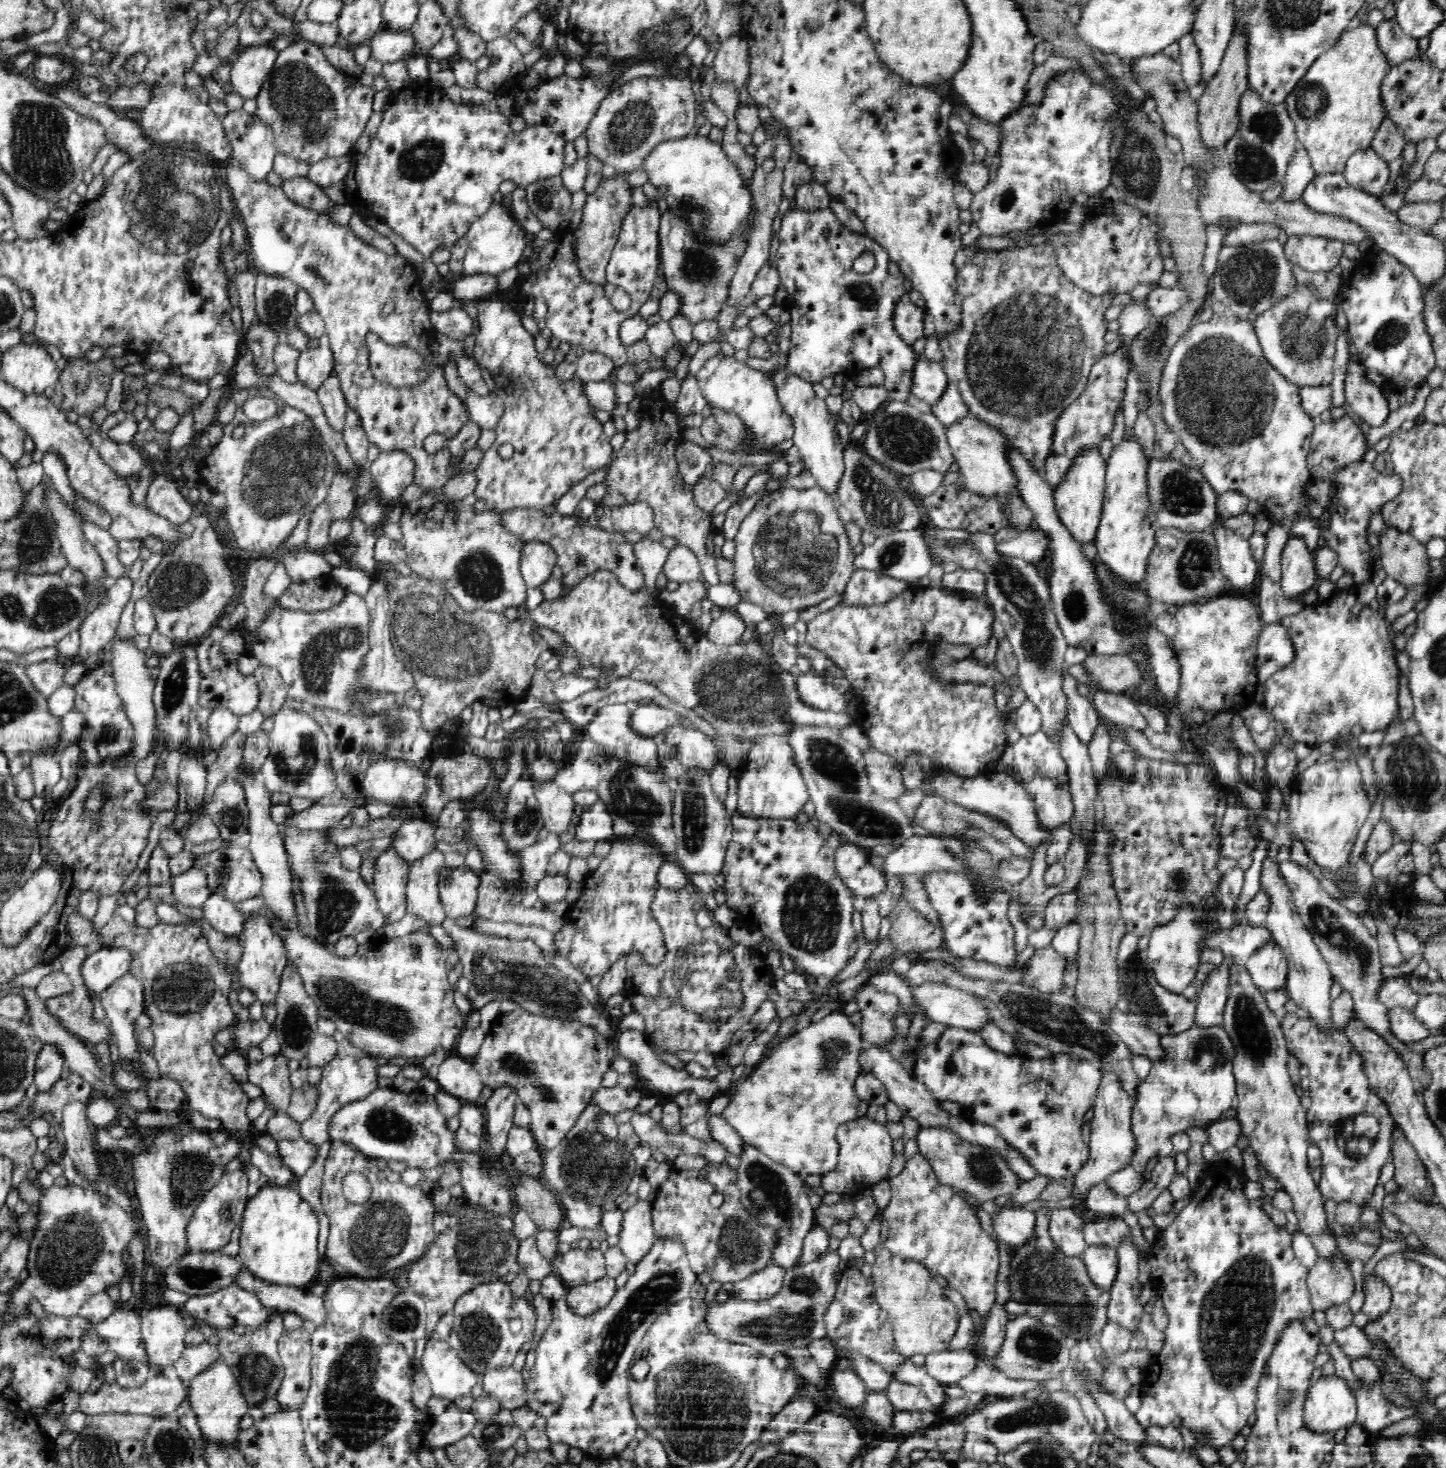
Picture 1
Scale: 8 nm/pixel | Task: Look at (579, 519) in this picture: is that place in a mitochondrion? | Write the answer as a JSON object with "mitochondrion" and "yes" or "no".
{"mitochondrion":"no"}

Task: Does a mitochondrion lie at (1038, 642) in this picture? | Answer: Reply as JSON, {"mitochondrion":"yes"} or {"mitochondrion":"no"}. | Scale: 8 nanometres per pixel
{"mitochondrion":"yes"}

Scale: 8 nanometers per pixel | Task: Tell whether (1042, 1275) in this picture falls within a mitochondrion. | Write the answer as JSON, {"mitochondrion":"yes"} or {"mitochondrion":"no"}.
{"mitochondrion":"yes"}

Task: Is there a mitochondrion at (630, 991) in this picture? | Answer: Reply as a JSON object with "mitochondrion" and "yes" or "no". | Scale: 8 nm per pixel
{"mitochondrion":"no"}

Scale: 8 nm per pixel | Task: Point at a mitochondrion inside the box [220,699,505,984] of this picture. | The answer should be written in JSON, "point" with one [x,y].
{"point":[336,904]}

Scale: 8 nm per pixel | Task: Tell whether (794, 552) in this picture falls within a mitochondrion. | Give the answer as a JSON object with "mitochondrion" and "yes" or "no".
{"mitochondrion":"yes"}

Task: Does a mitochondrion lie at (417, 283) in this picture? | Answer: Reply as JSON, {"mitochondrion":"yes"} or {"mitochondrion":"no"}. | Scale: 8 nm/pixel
{"mitochondrion":"no"}

